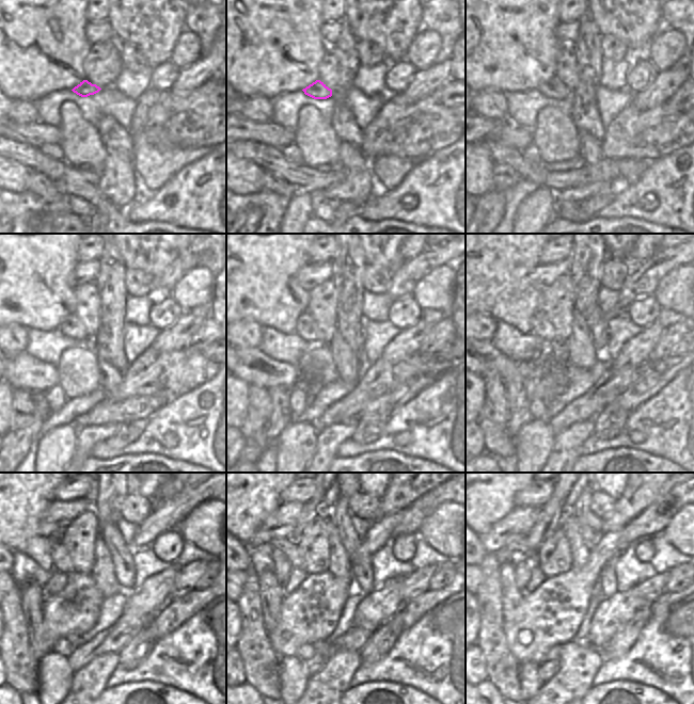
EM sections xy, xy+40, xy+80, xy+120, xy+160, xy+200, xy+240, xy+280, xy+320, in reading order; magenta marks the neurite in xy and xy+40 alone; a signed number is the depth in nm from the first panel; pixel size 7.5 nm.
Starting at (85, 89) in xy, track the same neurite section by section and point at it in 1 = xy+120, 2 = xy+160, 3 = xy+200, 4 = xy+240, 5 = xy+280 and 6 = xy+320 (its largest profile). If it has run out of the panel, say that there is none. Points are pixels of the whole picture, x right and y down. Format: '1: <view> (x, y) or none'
1: xy+120 (71, 326)
2: xy+160 (305, 328)
3: xy+200 (541, 326)
4: xy+240 (61, 560)
5: xy+280 (289, 547)
6: xy+320 (521, 548)

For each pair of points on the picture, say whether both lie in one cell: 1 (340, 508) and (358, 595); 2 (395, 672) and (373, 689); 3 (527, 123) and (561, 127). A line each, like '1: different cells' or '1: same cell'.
1: different cells
2: different cells
3: different cells

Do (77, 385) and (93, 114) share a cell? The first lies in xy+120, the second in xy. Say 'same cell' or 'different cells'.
different cells

